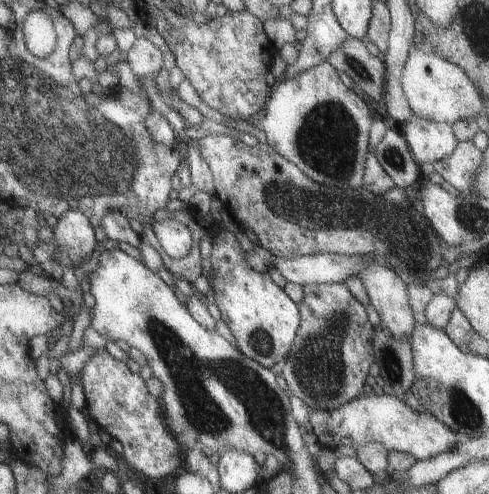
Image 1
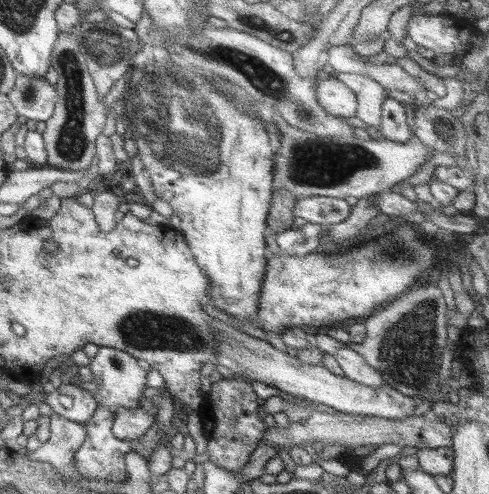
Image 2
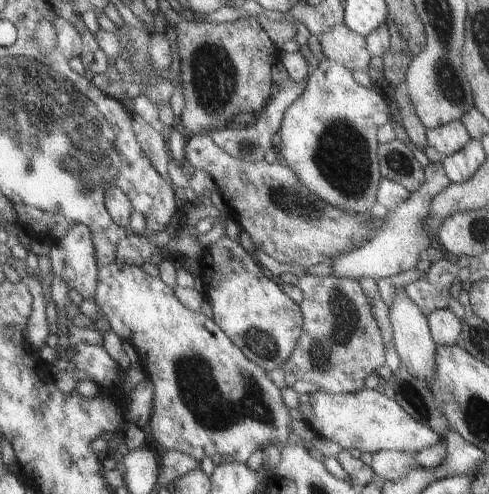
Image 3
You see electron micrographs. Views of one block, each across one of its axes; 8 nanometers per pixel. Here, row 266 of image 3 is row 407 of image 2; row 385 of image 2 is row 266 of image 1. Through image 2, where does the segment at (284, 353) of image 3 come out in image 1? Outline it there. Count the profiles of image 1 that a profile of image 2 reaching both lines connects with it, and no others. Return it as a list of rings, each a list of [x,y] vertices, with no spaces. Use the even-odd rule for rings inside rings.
[[[227,230],[219,232],[213,238],[211,266],[215,272],[215,306],[221,314],[221,322],[225,322],[225,326],[233,334],[239,352],[263,368],[283,364],[299,326],[297,304],[291,302],[285,292],[271,282],[267,272],[257,272],[243,264],[243,252],[239,250],[235,236]]]

